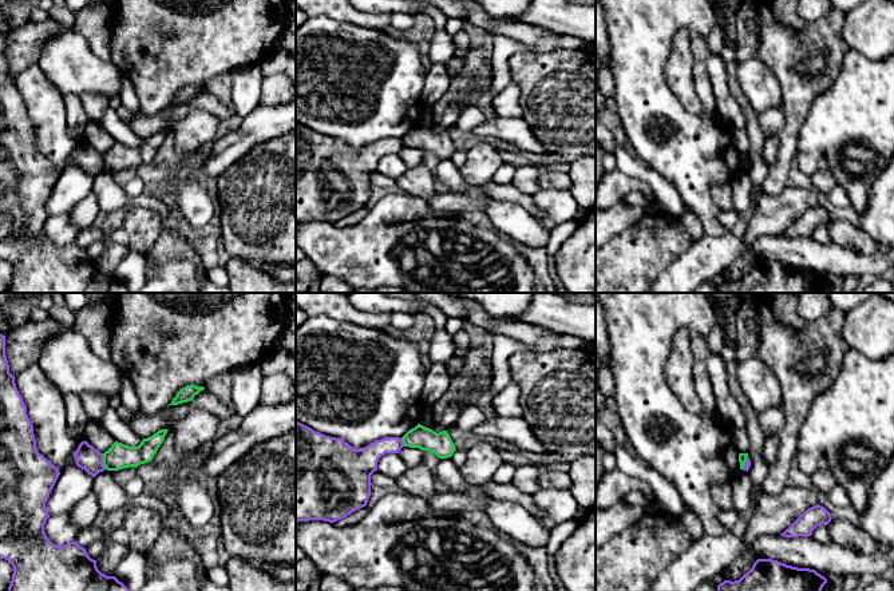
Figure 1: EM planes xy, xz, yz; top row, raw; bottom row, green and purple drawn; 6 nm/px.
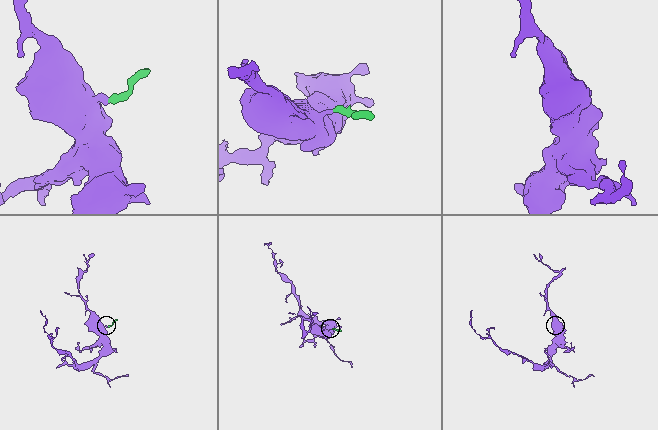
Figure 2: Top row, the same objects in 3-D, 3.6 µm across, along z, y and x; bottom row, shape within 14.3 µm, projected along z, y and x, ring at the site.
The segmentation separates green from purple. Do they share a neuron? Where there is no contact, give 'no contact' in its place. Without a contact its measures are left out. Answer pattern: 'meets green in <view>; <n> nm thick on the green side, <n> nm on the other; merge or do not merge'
meets green in xy; 150 nm thick on the green side, 150 nm on the other; do not merge

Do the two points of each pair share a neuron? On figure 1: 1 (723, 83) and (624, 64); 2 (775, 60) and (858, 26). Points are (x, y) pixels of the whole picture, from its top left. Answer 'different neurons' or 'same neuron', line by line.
1: different neurons
2: different neurons

